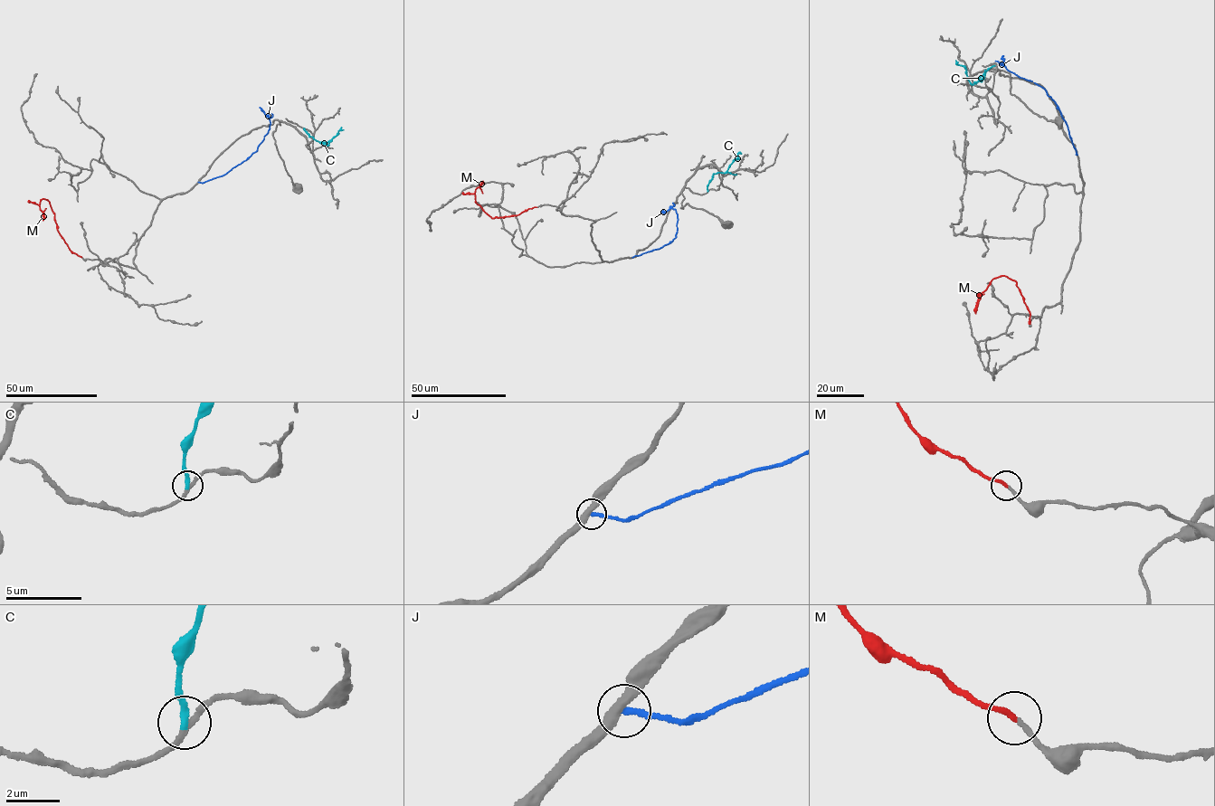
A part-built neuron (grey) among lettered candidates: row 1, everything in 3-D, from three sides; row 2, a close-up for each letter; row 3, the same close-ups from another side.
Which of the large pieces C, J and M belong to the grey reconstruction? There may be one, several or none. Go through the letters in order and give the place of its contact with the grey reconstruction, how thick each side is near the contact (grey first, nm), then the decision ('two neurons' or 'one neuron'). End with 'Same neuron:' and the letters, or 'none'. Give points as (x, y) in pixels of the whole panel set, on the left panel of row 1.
C: (304, 128) | 190/240 nm | two neurons
J: (198, 182) | 340/190 nm | two neurons
M: (81, 257) | 180/200 nm | one neuron
Same neuron: M

